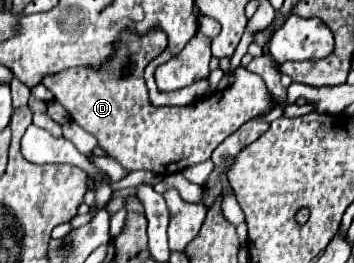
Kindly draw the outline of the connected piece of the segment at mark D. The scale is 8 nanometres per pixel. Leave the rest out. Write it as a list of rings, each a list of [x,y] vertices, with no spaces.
[[[159,27],[149,29],[145,35],[125,29],[125,33],[119,33],[113,53],[103,67],[73,67],[43,77],[43,85],[53,93],[55,101],[65,107],[71,121],[95,135],[105,155],[127,171],[145,169],[159,175],[171,175],[207,161],[213,149],[243,123],[281,105],[257,73],[237,67],[233,85],[203,97],[203,101],[185,107],[153,107],[147,95],[143,69],[161,55],[165,47],[167,33]]]

